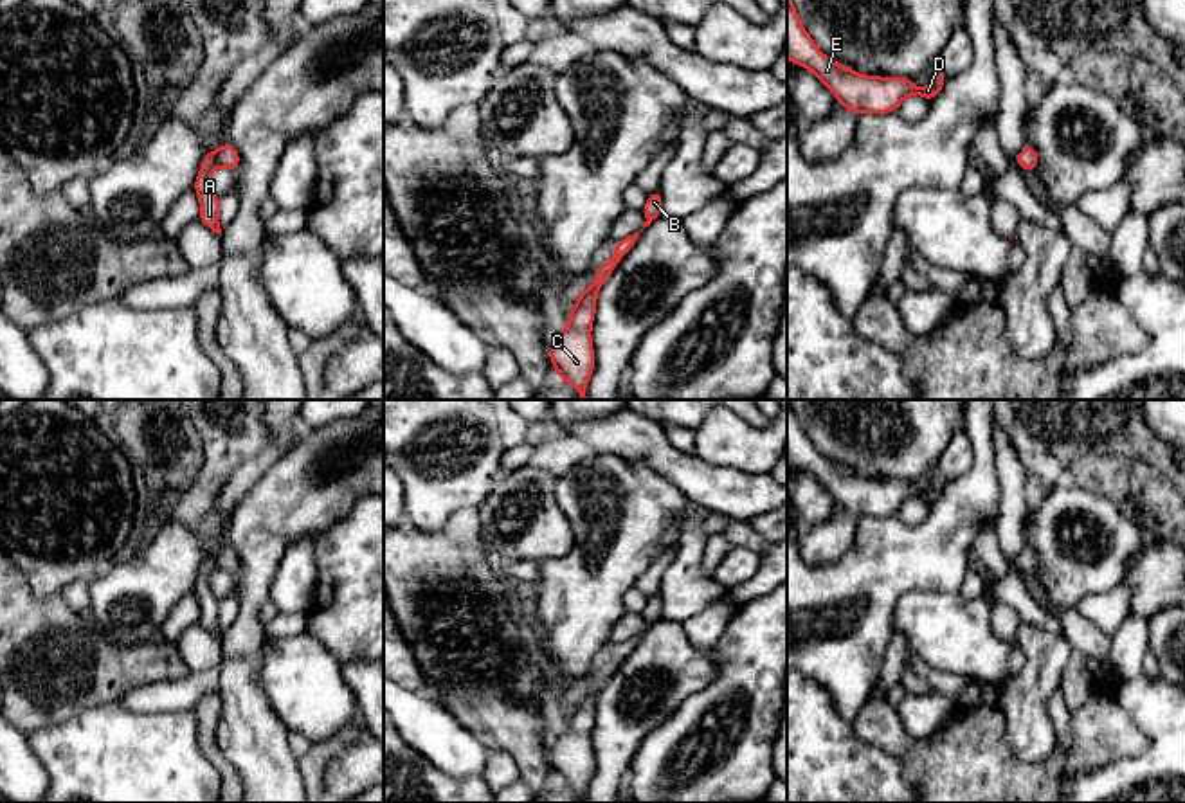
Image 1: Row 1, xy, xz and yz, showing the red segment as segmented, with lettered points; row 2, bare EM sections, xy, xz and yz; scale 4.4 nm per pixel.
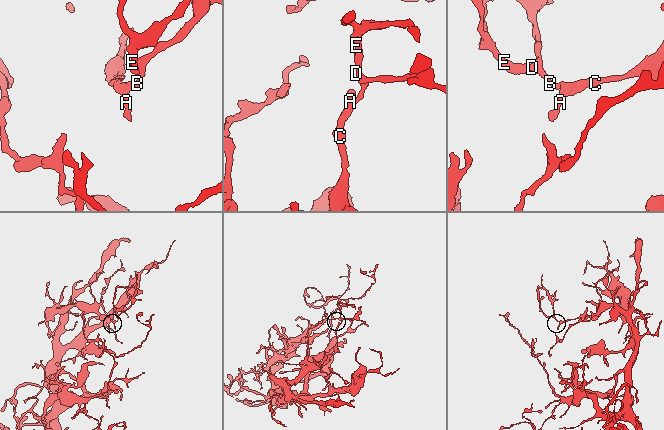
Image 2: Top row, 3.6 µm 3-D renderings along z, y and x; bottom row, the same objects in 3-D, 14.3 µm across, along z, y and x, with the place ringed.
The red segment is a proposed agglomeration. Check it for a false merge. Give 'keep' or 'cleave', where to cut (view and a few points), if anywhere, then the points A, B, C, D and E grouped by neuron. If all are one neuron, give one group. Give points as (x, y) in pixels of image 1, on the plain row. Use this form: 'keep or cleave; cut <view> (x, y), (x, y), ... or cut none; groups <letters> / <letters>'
keep; cut none; groups A B C D E

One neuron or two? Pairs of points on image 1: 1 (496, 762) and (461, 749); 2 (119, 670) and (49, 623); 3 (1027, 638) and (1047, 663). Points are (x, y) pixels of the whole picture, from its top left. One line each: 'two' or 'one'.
1: two
2: one
3: one

